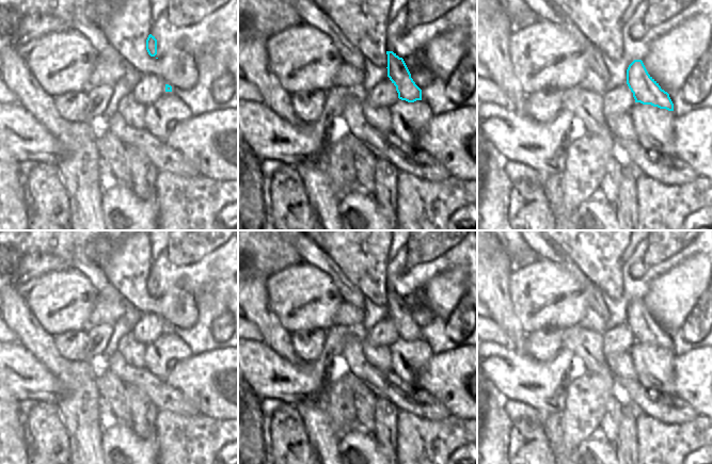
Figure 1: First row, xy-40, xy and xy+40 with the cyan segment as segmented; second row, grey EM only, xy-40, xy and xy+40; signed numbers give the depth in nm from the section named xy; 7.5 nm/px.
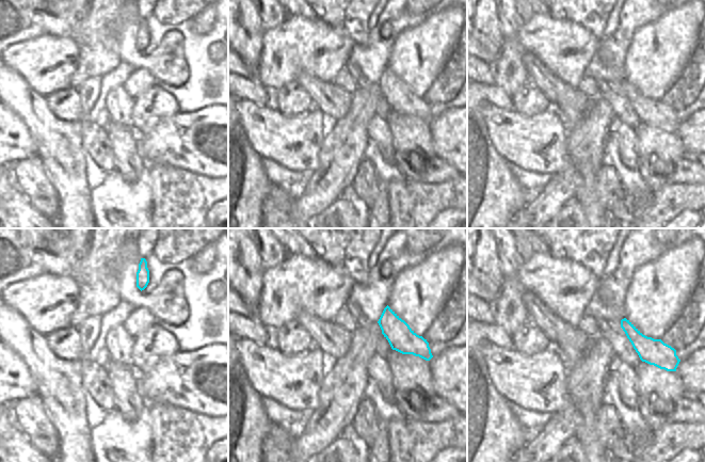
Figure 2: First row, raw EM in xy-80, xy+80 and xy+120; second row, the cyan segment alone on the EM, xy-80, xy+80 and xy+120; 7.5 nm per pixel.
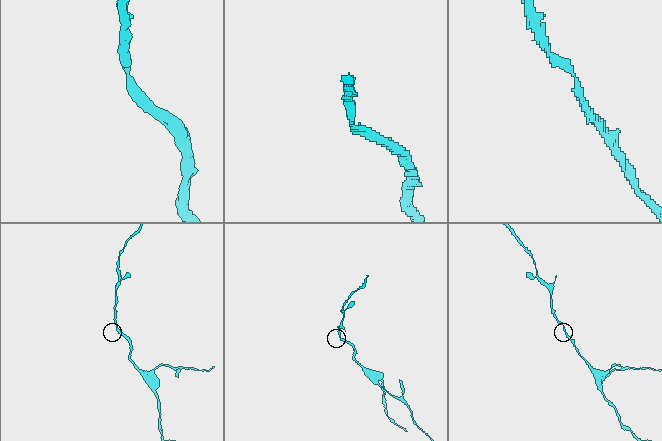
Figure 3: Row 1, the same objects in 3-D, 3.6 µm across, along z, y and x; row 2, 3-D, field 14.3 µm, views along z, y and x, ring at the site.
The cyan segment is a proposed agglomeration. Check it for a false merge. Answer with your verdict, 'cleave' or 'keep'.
keep

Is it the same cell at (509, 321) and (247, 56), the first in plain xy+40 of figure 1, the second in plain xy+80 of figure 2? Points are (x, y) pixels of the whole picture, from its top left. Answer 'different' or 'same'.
same

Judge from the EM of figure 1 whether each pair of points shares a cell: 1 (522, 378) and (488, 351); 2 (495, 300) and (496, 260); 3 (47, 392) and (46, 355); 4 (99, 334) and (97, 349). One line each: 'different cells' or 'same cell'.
1: same cell
2: same cell
3: different cells
4: same cell

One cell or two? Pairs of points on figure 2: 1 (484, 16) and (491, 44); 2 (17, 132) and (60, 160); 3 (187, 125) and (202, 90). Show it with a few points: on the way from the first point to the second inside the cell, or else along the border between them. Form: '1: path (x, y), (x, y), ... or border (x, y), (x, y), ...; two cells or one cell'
1: path (484, 22), (484, 27), (491, 37); one cell
2: border (21, 121), (27, 127), (35, 146), (36, 155); two cells
3: border (217, 105), (179, 113); two cells

